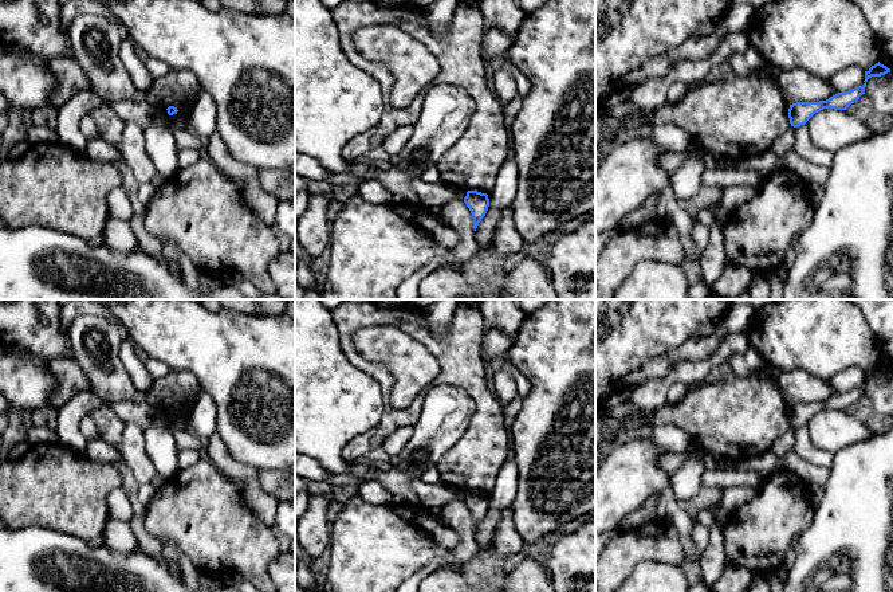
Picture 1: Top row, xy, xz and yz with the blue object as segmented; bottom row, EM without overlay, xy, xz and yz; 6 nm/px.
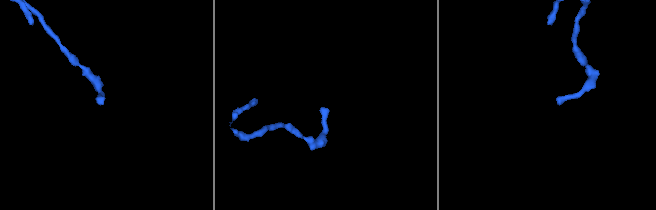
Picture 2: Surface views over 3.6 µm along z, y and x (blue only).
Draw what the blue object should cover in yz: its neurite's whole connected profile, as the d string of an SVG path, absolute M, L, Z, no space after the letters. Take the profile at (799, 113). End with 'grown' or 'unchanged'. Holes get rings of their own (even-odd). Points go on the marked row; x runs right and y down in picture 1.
M878 62L865 71L865 83L862 86L854 87L845 93L838 93L826 101L796 102L790 105L788 118L791 126L798 128L805 125L815 113L823 109L846 110L851 103L858 101L862 94L865 94L866 82L869 78L881 77L888 72L890 72L890 68Z; unchanged

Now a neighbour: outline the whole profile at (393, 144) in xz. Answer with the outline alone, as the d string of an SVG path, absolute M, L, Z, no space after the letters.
M401 125L388 134L383 140L382 148L389 153L389 156L397 156L401 153L412 134L413 125Z

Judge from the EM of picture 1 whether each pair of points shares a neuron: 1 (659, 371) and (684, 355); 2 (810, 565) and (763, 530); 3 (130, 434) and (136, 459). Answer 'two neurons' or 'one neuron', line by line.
1: one neuron
2: two neurons
3: one neuron

